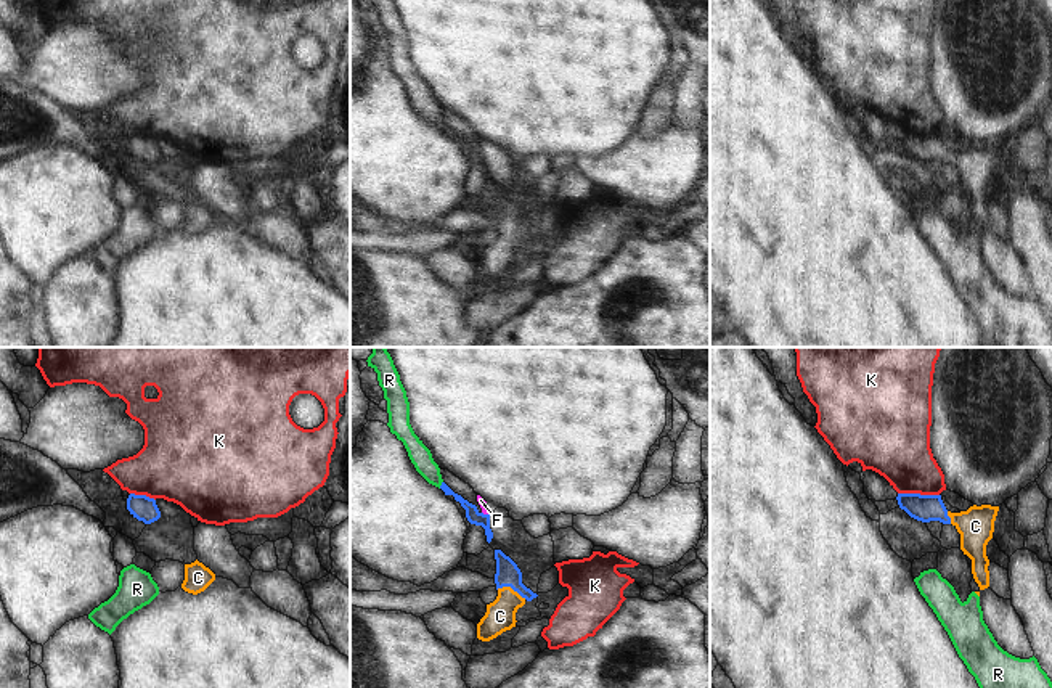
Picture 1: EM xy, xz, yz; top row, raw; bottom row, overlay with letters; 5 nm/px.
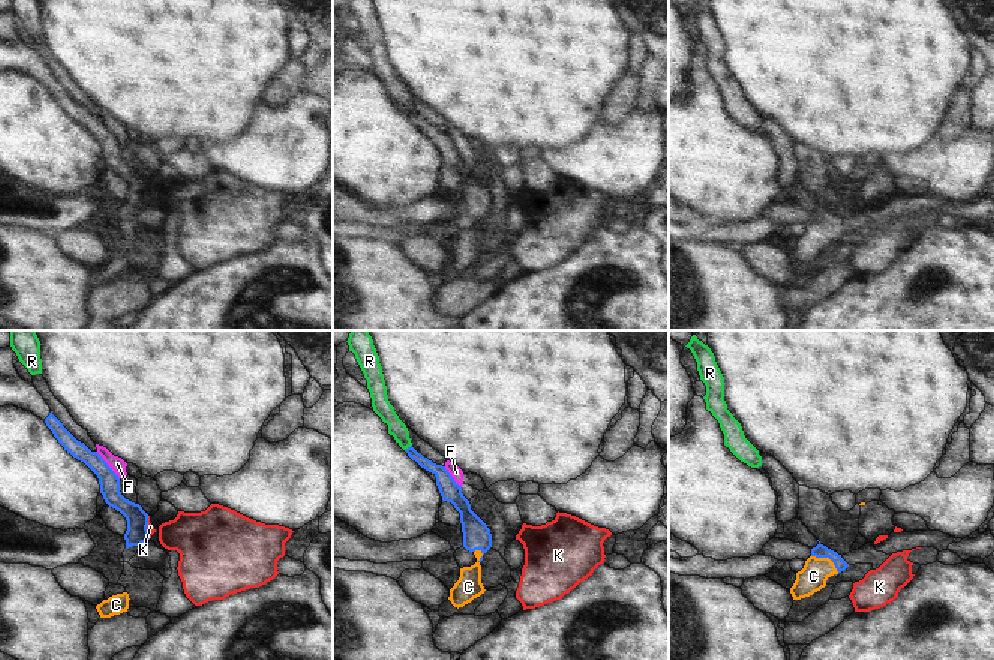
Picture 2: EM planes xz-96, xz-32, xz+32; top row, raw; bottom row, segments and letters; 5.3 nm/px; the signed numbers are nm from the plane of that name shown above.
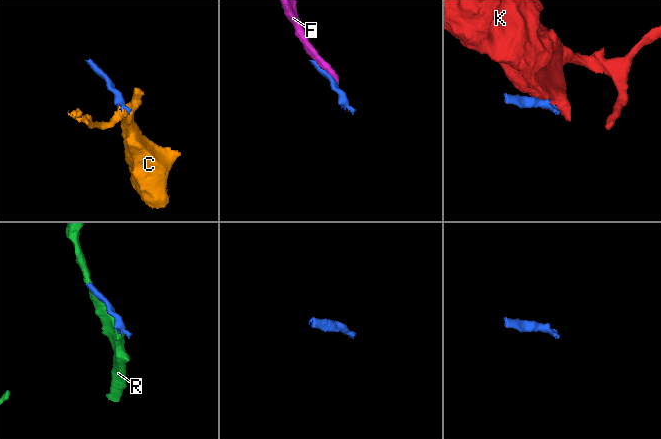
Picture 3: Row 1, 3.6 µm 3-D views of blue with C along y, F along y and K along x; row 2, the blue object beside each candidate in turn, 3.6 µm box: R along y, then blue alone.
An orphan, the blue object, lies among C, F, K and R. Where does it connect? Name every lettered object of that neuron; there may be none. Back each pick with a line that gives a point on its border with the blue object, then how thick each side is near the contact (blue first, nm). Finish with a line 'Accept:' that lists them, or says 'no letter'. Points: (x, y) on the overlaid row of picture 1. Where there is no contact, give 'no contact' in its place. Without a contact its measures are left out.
C: contact xz (511, 587); calibres 120 and 150 nm
Accept: C

